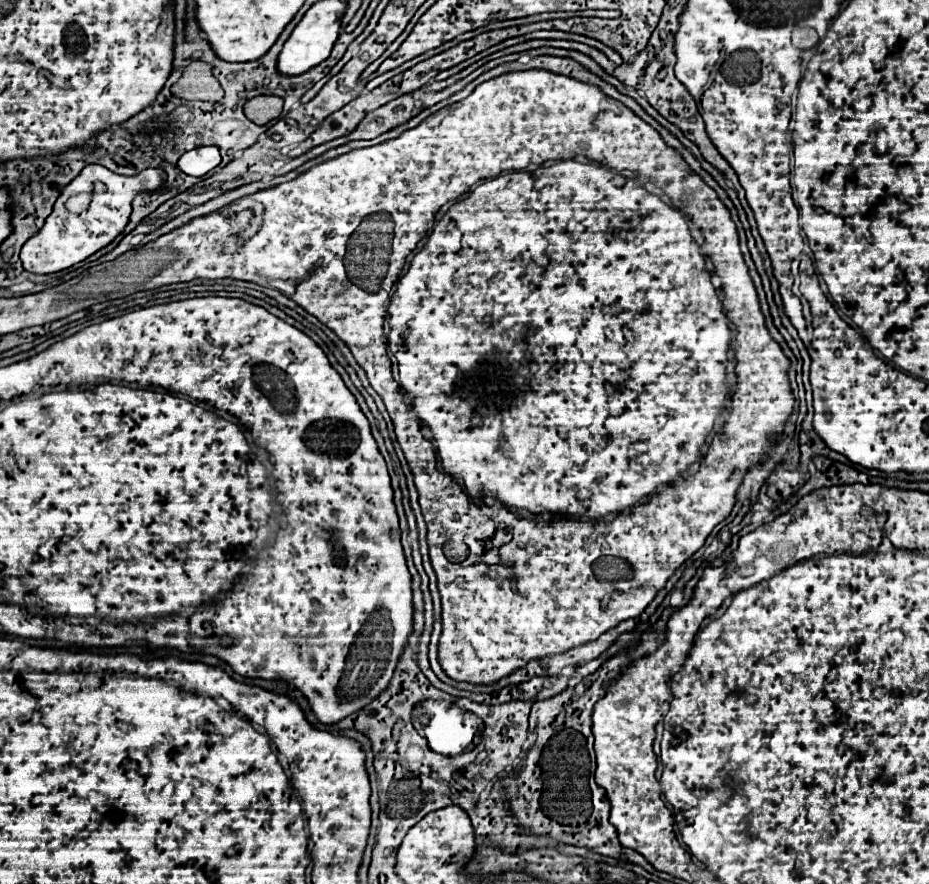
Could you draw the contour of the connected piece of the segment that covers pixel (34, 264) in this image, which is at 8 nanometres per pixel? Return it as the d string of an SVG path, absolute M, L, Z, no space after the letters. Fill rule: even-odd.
M98 165L84 167L84 171L72 183L60 190L53 211L42 229L24 243L22 253L20 253L24 269L30 273L48 275L48 273L70 269L72 265L88 259L102 247L110 245L124 231L124 227L130 221L134 195L138 195L140 191L156 189L164 181L166 181L166 175L159 168L150 167L135 176L122 176L106 171L104 167L98 167ZM65 205L72 213L82 213L69 215ZM87 208L88 211L84 211Z

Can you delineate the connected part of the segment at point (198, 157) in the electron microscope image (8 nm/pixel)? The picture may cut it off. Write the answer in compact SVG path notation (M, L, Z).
M198 147L180 157L178 169L192 177L204 177L220 165L220 151L216 147Z

